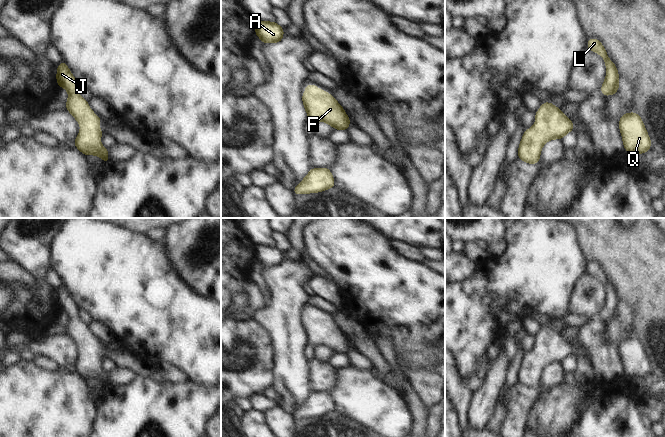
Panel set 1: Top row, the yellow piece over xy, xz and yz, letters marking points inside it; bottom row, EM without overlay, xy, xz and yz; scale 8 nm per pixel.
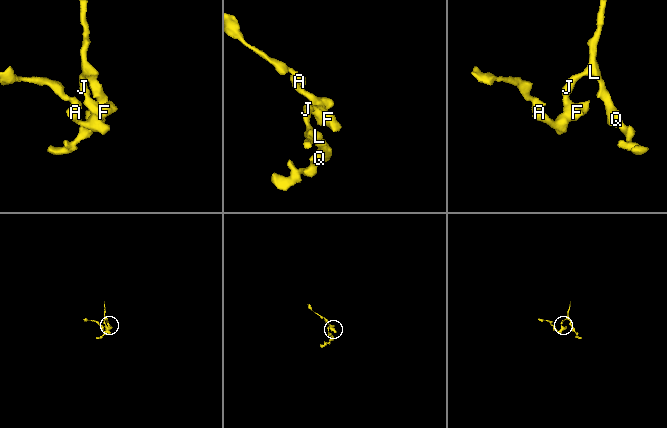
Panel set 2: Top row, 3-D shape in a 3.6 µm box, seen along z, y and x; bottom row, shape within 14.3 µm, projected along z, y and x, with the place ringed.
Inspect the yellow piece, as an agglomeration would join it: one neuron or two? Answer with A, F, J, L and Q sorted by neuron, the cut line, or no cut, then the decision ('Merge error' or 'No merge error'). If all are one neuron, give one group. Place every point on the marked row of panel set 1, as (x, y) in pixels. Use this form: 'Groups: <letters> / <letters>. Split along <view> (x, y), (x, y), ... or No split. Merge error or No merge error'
Groups: A F J L Q. No split. No merge error

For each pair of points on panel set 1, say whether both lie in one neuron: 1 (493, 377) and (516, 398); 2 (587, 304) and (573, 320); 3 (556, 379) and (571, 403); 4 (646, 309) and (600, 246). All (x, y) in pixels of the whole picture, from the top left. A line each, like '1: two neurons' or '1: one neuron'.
1: two neurons
2: two neurons
3: two neurons
4: one neuron

